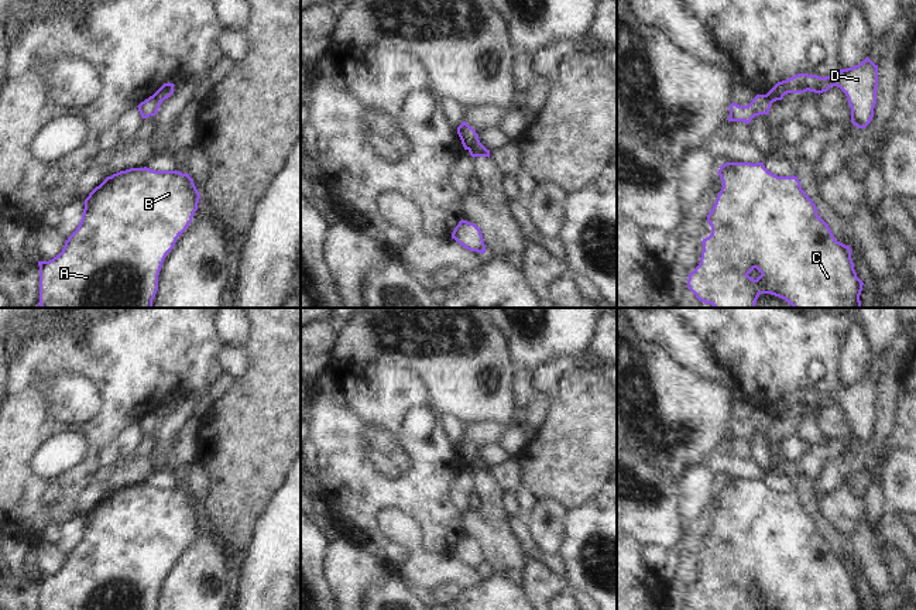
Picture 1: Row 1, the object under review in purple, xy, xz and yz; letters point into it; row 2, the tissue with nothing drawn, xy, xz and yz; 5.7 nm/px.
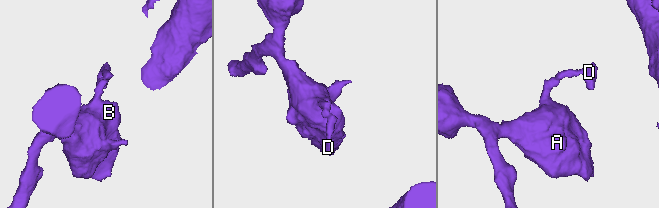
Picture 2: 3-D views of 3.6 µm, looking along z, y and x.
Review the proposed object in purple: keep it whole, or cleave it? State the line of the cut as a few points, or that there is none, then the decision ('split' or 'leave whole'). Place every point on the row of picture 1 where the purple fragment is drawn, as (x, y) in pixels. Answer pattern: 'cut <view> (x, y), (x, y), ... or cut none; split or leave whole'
cut xz (477, 139), (467, 148); split

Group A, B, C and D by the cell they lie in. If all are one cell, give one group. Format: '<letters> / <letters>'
A B C / D

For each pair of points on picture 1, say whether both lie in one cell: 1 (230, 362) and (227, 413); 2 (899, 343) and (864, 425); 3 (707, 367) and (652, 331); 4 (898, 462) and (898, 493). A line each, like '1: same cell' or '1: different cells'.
1: different cells
2: same cell
3: same cell
4: same cell

